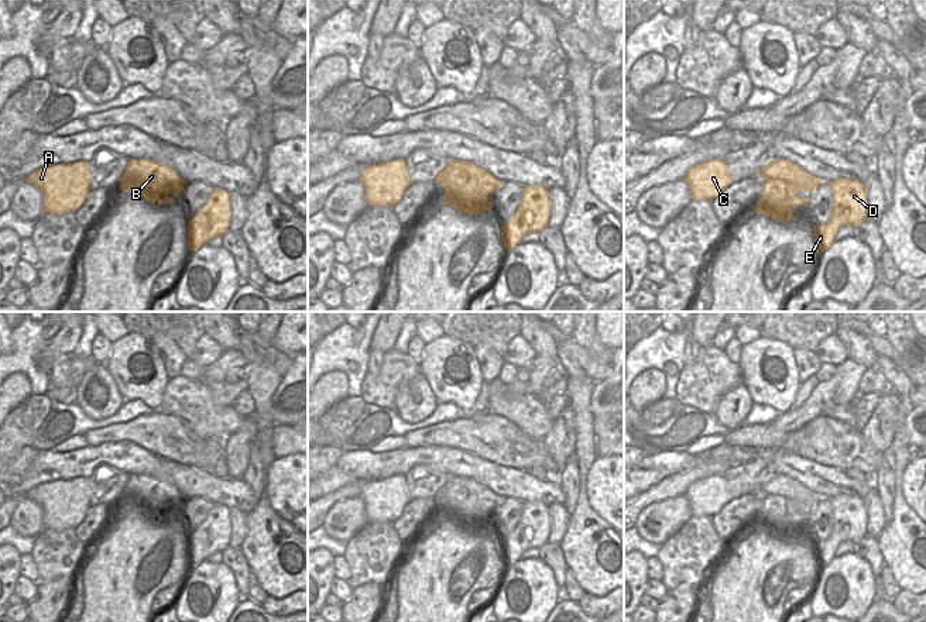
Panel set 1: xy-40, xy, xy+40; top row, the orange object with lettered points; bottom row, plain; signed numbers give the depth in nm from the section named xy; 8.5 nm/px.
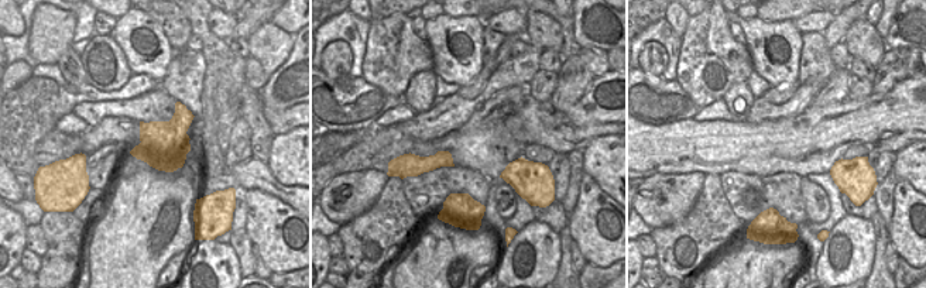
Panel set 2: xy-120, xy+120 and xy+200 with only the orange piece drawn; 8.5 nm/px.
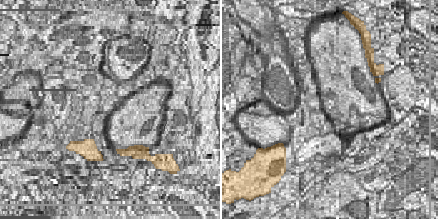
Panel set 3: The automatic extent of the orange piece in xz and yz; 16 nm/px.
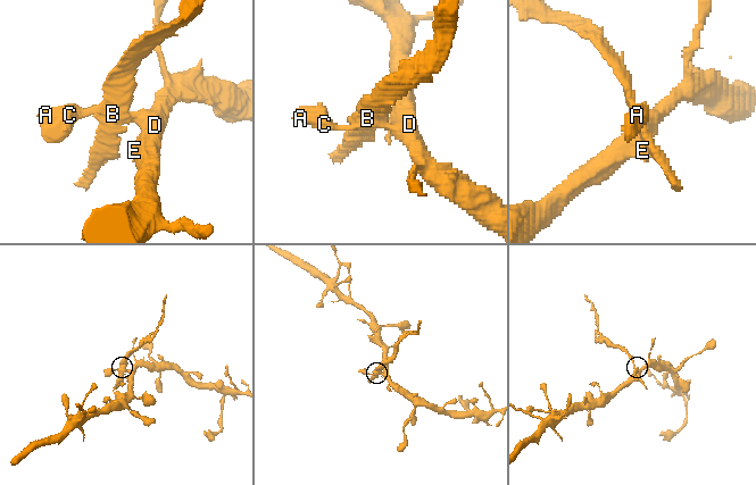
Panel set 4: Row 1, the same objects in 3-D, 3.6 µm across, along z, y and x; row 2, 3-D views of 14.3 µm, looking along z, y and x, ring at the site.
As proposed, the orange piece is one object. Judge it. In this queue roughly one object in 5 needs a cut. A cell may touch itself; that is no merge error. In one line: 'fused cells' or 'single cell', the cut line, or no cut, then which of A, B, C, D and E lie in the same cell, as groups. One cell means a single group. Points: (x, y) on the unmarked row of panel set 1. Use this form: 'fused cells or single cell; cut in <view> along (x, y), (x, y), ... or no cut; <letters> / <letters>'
fused cells; cut in xy+40 along (760, 490), (765, 488), (813, 505); A C D E / B

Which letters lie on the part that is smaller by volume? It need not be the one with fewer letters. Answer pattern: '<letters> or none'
B

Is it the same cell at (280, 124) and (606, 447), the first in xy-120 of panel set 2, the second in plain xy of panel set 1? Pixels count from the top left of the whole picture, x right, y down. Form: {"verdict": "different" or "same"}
{"verdict": "same"}

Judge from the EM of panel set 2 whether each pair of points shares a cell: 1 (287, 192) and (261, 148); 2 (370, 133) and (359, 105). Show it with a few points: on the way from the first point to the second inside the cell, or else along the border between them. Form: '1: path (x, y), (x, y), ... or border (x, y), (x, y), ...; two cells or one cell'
1: border (253, 156), (266, 163); two cells
2: border (373, 122), (366, 127), (343, 133); two cells

